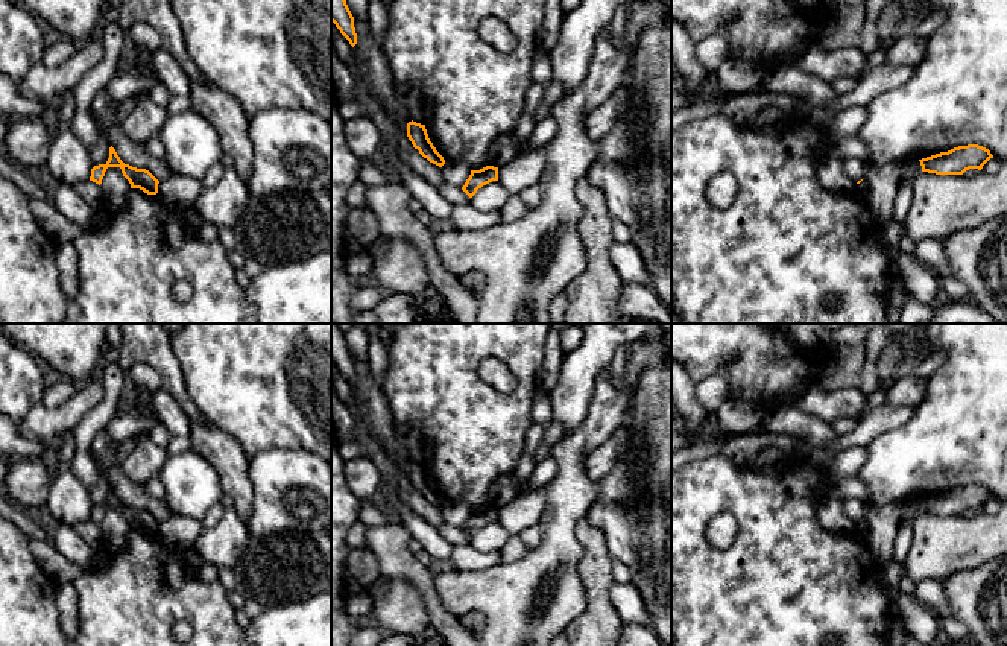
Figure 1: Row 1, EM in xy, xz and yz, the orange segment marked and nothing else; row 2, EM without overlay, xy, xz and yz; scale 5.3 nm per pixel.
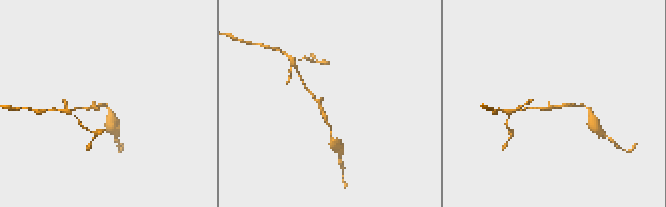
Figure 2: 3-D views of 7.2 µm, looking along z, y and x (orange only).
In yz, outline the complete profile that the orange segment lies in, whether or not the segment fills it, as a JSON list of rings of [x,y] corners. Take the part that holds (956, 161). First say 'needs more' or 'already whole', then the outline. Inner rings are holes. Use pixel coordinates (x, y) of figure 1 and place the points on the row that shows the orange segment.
already whole | [[[978,144],[958,146],[919,160],[922,172],[936,175],[963,175],[969,169],[981,170],[993,158],[989,149]]]

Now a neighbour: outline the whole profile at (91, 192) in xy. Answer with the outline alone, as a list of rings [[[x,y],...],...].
[[[93,181],[74,182],[71,185],[93,207],[94,211],[100,213],[106,207],[106,198],[102,185]]]

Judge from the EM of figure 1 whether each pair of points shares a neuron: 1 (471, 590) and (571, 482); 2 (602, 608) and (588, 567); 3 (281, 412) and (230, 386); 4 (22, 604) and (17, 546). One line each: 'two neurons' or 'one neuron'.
1: one neuron
2: one neuron
3: one neuron
4: one neuron

